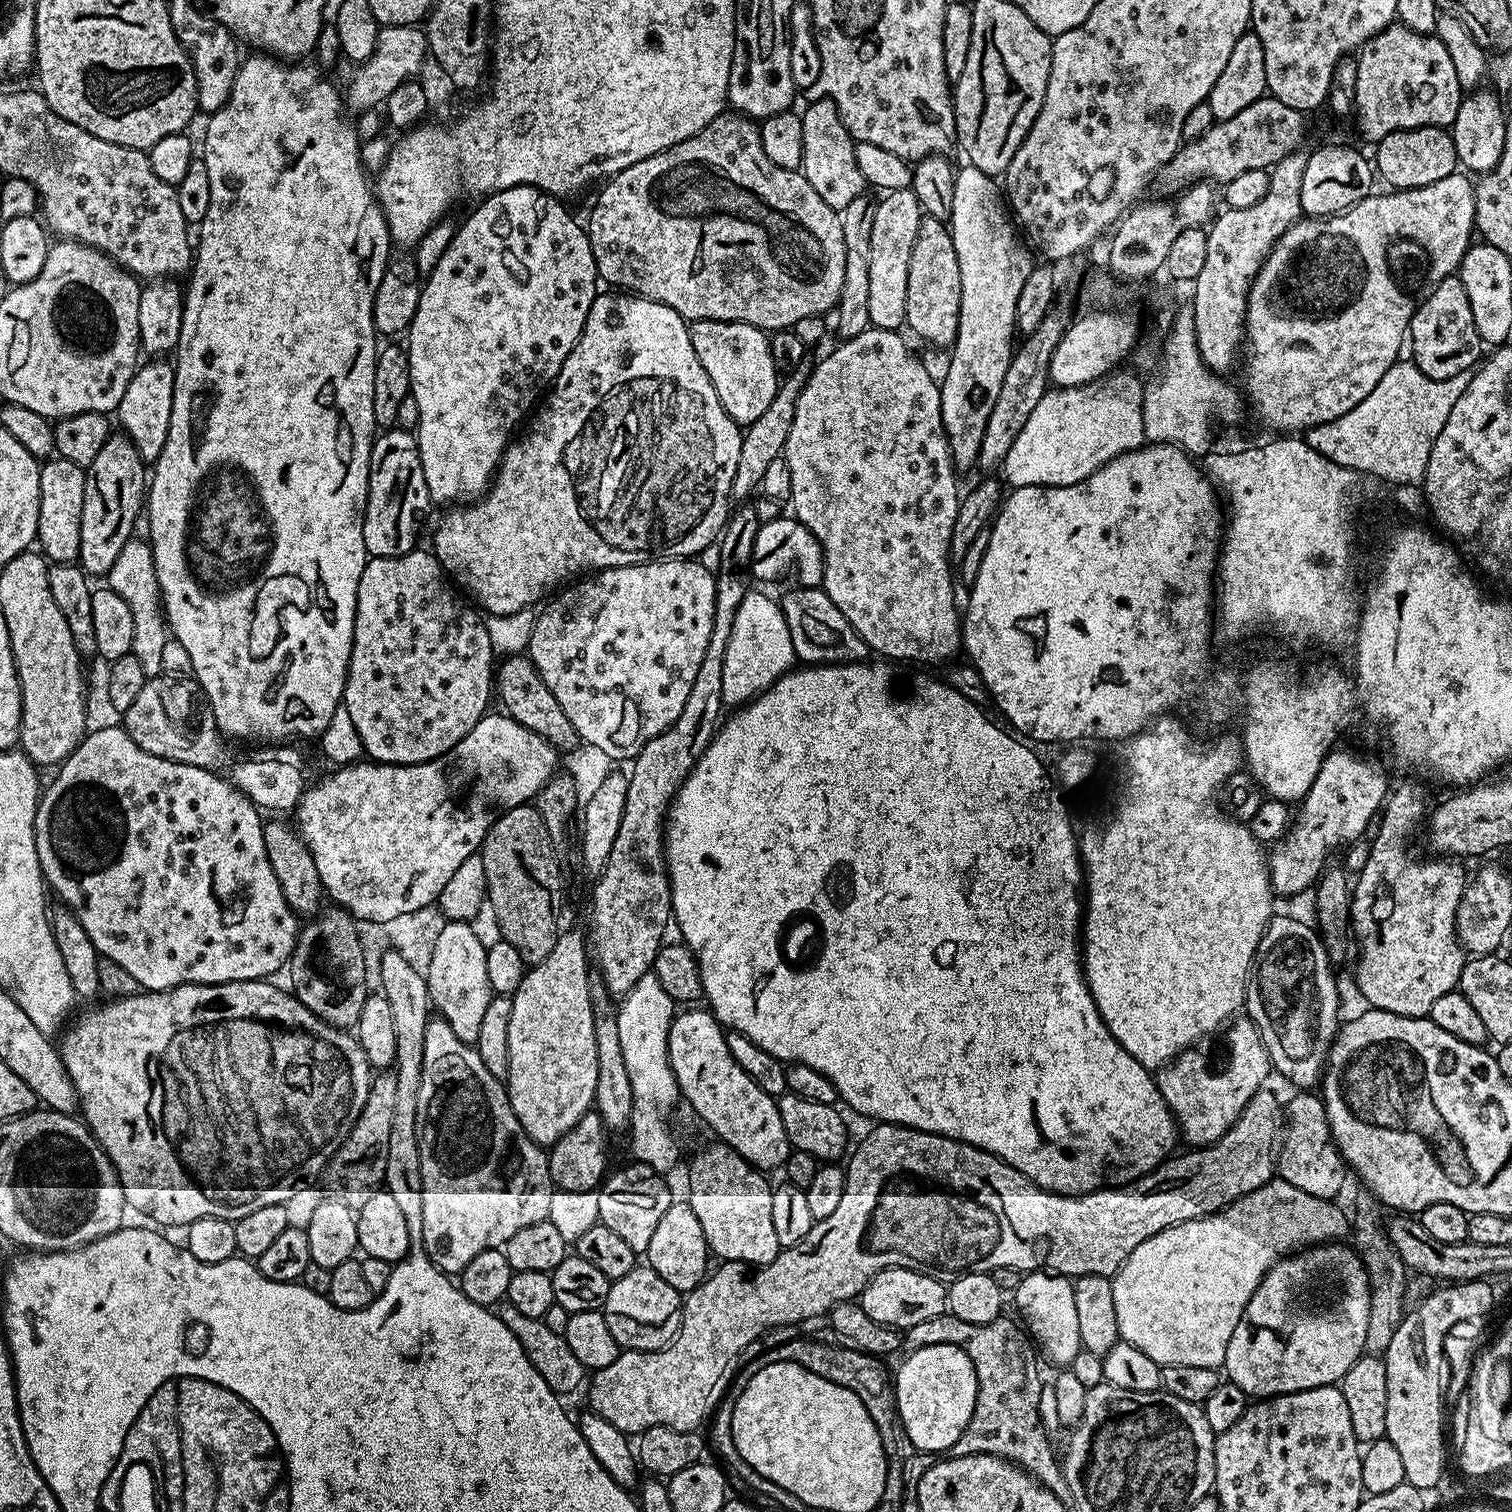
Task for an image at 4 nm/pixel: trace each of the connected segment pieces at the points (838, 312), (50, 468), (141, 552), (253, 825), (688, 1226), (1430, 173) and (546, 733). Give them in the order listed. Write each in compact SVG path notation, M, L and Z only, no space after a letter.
M870 196L854 198L854 202L840 212L842 242L846 242L846 278L842 278L842 294L836 303L834 317L841 341L853 340L870 327L870 233L877 206L877 201Z
M48 458L40 464L40 505L36 535L38 544L41 544L39 547L49 561L72 562L79 557L85 475L85 469L81 465L63 458Z
M133 536L122 546L117 561L108 571L107 587L110 587L120 598L125 599L134 619L134 639L131 642L131 655L141 663L145 679L152 679L163 673L166 642L168 643L167 625L163 618L160 587L157 571L154 570L151 543L143 537Z
M116 726L116 728L100 728L100 729L98 729L98 730L97 730L97 732L92 732L92 731L89 731L89 732L88 732L88 733L87 733L87 735L85 735L85 737L84 737L84 739L83 739L83 740L81 740L81 741L80 741L80 745L79 745L79 746L77 746L77 748L75 748L75 749L74 749L74 751L72 751L72 752L71 752L71 754L69 754L69 755L68 755L68 758L67 758L67 760L65 760L65 761L64 761L64 763L63 763L63 764L61 764L61 765L59 765L59 768L58 768L58 772L60 772L60 774L59 774L59 775L58 775L58 776L57 776L57 778L56 778L56 781L54 781L54 782L53 782L53 784L52 784L52 785L50 785L50 786L49 786L49 788L48 788L48 785L47 785L47 788L46 788L46 791L45 791L45 792L44 792L44 793L43 793L43 796L42 796L42 797L41 797L41 799L40 799L40 802L39 802L39 805L38 805L38 807L37 807L37 810L36 810L36 853L37 853L37 854L38 854L38 862L39 862L39 863L40 863L40 869L41 869L41 870L42 870L42 874L43 874L43 875L44 875L44 883L45 883L45 885L47 885L47 887L48 887L48 888L49 888L49 889L51 889L51 891L52 891L52 888L53 888L53 890L54 890L54 891L56 891L56 892L57 892L57 894L58 894L58 895L60 895L60 901L59 901L59 903L60 903L60 904L61 904L61 905L63 905L63 907L66 907L66 908L68 908L68 909L69 909L69 911L71 911L71 912L72 912L72 913L73 913L73 914L74 914L74 915L75 915L75 916L76 916L76 917L77 917L77 918L78 918L78 922L82 922L82 930L86 930L86 934L90 934L90 942L94 942L94 946L95 946L95 948L96 948L96 950L97 950L97 952L99 952L99 953L100 953L100 955L101 955L101 957L104 957L104 958L106 958L106 959L112 959L112 960L113 960L113 961L114 961L114 962L116 962L116 963L117 963L117 964L118 964L118 965L120 965L120 966L122 966L122 969L124 969L124 970L126 970L126 971L127 971L127 973L129 973L129 974L132 974L132 975L134 975L134 976L136 976L136 978L137 978L137 982L138 982L138 983L139 983L139 984L140 984L140 987L141 987L141 989L144 989L144 990L147 990L147 991L149 991L149 992L165 992L165 991L166 991L166 989L167 989L167 988L176 988L176 987L177 987L177 986L178 986L178 985L179 985L179 984L225 984L225 983L226 983L226 982L230 982L230 981L231 981L231 980L250 980L250 979L253 979L253 976L254 976L254 974L256 974L256 973L259 973L259 975L260 975L260 976L261 976L261 977L264 977L264 978L268 978L268 977L271 977L271 975L270 975L270 974L271 974L271 972L276 972L276 971L278 971L278 970L279 970L279 968L280 968L280 967L282 967L282 966L283 966L283 964L284 964L284 963L285 963L285 964L284 964L284 967L285 967L285 965L287 965L287 964L288 964L288 963L289 963L289 961L291 961L291 960L292 960L292 959L293 959L293 956L294 956L294 953L292 953L292 951L294 951L294 950L295 950L295 948L296 948L296 940L297 940L297 944L298 944L298 932L297 932L297 936L296 936L296 920L298 920L298 916L297 916L297 913L295 913L295 912L293 912L293 911L292 911L292 908L291 908L291 906L289 906L289 904L288 904L288 899L287 899L287 898L285 898L285 896L284 896L284 888L283 888L283 887L282 887L282 885L280 885L280 879L278 879L278 878L277 878L277 876L276 876L276 872L275 872L275 871L274 871L274 869L273 869L273 868L272 868L272 863L271 863L271 862L270 862L270 858L269 858L269 857L268 857L268 851L267 851L267 850L266 850L266 842L265 842L265 841L264 841L264 824L263 824L263 823L262 823L262 819L261 819L261 820L260 820L260 817L262 817L262 812L261 812L261 810L260 810L260 809L259 809L259 808L257 808L257 807L256 807L256 805L255 805L255 804L253 804L253 802L252 802L252 801L251 801L251 800L250 800L250 798L249 798L249 797L248 797L248 796L247 796L247 795L246 795L246 794L244 794L244 793L243 793L243 792L242 792L242 790L240 790L240 789L238 789L238 788L236 788L236 787L235 787L235 786L234 786L234 785L232 785L232 784L231 784L231 783L230 783L230 781L229 781L229 780L227 780L227 778L225 778L225 777L224 777L224 776L223 776L223 775L220 775L220 776L215 776L215 775L216 775L216 774L217 774L217 773L216 773L216 772L215 772L215 771L213 771L213 769L210 769L210 768L199 768L199 767L198 767L198 766L190 766L190 765L189 765L189 764L183 764L183 763L182 763L182 762L170 762L170 761L169 761L169 760L167 760L167 759L166 759L166 758L158 758L158 757L157 757L157 756L155 756L155 755L154 755L154 754L150 754L150 753L149 753L149 752L147 752L147 751L146 751L146 750L142 750L142 746L138 746L138 742L134 742L134 738L130 738L130 734L129 734L129 733L128 733L128 732L126 732L126 731L124 731L124 729L123 729L123 727L120 727L120 726Z
M673 1202L670 1210L662 1214L662 1222L658 1222L654 1229L654 1238L650 1238L648 1243L646 1259L647 1267L653 1268L681 1294L691 1292L703 1282L709 1271L710 1253L706 1234L702 1234L702 1222L698 1222L698 1214L694 1214L694 1210L687 1202Z
M1407 128L1386 134L1375 145L1374 168L1392 190L1421 188L1457 171L1456 147L1448 128Z
M521 654L509 656L501 664L504 665L501 668L499 665L494 672L494 692L498 700L500 696L501 702L504 703L503 711L513 716L520 725L546 738L557 751L573 751L578 744L576 732L566 714L562 714L562 706L558 706L554 694L550 694L548 687L540 681L532 661L527 655Z

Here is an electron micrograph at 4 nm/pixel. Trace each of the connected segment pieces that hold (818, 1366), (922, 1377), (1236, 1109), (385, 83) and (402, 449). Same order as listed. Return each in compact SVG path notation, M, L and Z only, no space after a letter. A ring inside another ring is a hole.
M788 1340L785 1344L776 1344L773 1348L768 1348L765 1352L758 1353L741 1370L741 1381L746 1382L754 1374L758 1374L760 1368L765 1368L766 1365L774 1363L775 1360L792 1360L796 1364L801 1364L804 1368L809 1368L814 1374L818 1374L830 1382L841 1384L843 1388L854 1390L854 1394L858 1394L858 1398L866 1406L866 1410L880 1435L880 1441L885 1446L906 1443L908 1440L908 1428L904 1425L903 1418L900 1417L899 1406L896 1405L897 1389L894 1384L894 1389L892 1389L892 1384L888 1381L888 1372L880 1365L883 1363L877 1357L869 1356L867 1352L861 1352L855 1346L836 1344L823 1344L820 1340Z
M927 1344L925 1348L917 1348L907 1353L908 1361L900 1368L901 1389L913 1388L924 1395L924 1424L928 1428L936 1428L928 1440L928 1448L936 1454L947 1453L962 1438L966 1426L972 1421L978 1382L976 1367L971 1359L964 1355L963 1348L955 1344Z
M1237 1019L1231 1025L1234 1034L1226 1034L1226 1044L1234 1044L1234 1056L1230 1062L1230 1072L1218 1072L1216 1082L1208 1078L1208 1084L1194 1084L1194 1076L1196 1080L1200 1080L1201 1053L1196 1050L1192 1050L1192 1058L1190 1058L1189 1050L1155 1073L1156 1085L1160 1087L1162 1098L1166 1098L1168 1109L1171 1110L1177 1125L1182 1129L1183 1139L1185 1136L1192 1143L1189 1145L1207 1146L1222 1139L1232 1129L1249 1100L1253 1098L1250 1092L1261 1091L1267 1083L1262 1079L1262 1076L1266 1075L1260 1074L1264 1070L1264 1055L1267 1051L1263 1047L1258 1028L1249 1019L1243 1019ZM1246 1054L1252 1060L1250 1070L1254 1070L1256 1074L1244 1072ZM1196 1066L1198 1066L1198 1072L1194 1072Z
M385 24L385 25L383 25L383 27L381 27L381 29L380 29L380 33L378 34L378 38L376 39L376 45L374 46L374 50L371 52L370 55L368 55L368 57L366 59L364 59L364 61L362 61L362 63L359 65L359 67L357 67L360 69L358 69L357 72L353 74L352 81L350 81L348 84L348 96L347 96L347 92L346 92L347 107L349 104L349 106L352 107L354 111L364 112L367 110L367 108L374 107L375 104L376 104L376 107L383 105L386 97L391 92L393 92L394 89L396 89L396 87L398 87L398 85L400 85L401 82L403 82L403 80L411 80L411 79L419 77L421 75L419 73L420 67L422 67L424 64L424 56L425 56L425 60L426 60L427 52L428 52L428 39L426 37L424 37L424 33L423 33L423 31L421 31L421 29L419 27L416 27L416 26L413 26L410 24Z
M393 426L372 441L368 467L368 505L364 511L364 545L369 557L401 556L417 547L416 535L428 512L430 497L422 474L420 451L411 431Z

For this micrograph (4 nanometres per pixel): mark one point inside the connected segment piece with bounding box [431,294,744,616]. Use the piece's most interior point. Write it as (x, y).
(631, 458)

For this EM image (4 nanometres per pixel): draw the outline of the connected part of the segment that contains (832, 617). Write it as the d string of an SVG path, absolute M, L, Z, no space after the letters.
M821 587L787 589L782 607L797 659L804 664L863 663L870 654L868 644L847 621L842 610L831 602Z

